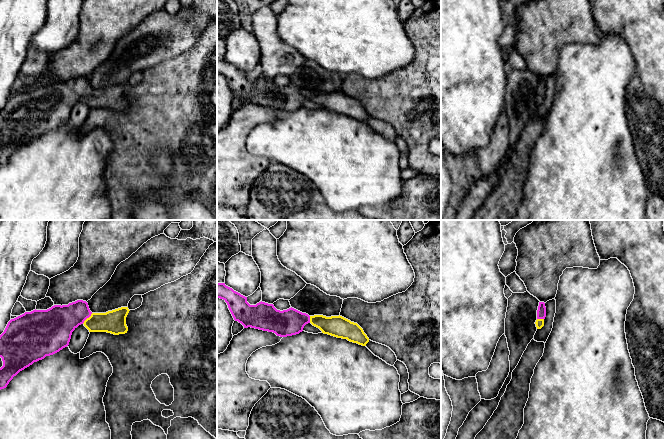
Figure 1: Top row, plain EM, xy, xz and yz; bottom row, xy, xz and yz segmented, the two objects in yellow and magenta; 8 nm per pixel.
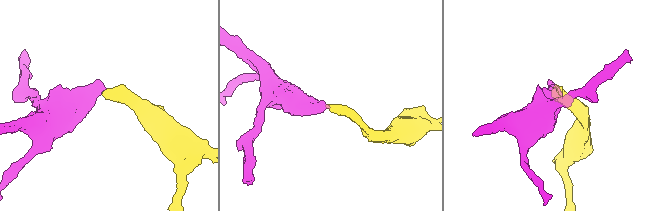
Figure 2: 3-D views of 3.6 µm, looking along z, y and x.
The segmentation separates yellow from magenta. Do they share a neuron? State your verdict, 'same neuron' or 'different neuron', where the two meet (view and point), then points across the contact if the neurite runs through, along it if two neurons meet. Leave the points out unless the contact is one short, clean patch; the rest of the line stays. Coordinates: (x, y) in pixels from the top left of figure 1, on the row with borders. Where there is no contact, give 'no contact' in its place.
same neuron | xy (87, 318) | across xy (114, 322), (93, 322), (87, 318), (65, 318), (57, 323)

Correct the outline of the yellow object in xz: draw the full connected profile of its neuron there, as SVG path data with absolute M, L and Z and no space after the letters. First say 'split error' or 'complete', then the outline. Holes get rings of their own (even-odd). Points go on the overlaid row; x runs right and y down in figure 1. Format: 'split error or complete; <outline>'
split error; M217 283L217 298L227 303L234 320L241 323L244 328L251 327L287 337L299 334L306 324L311 323L324 334L347 339L362 346L366 346L369 342L369 338L357 323L340 315L309 316L292 307L280 311L273 304L262 301L256 305L250 305L247 297L226 286L225 283Z

